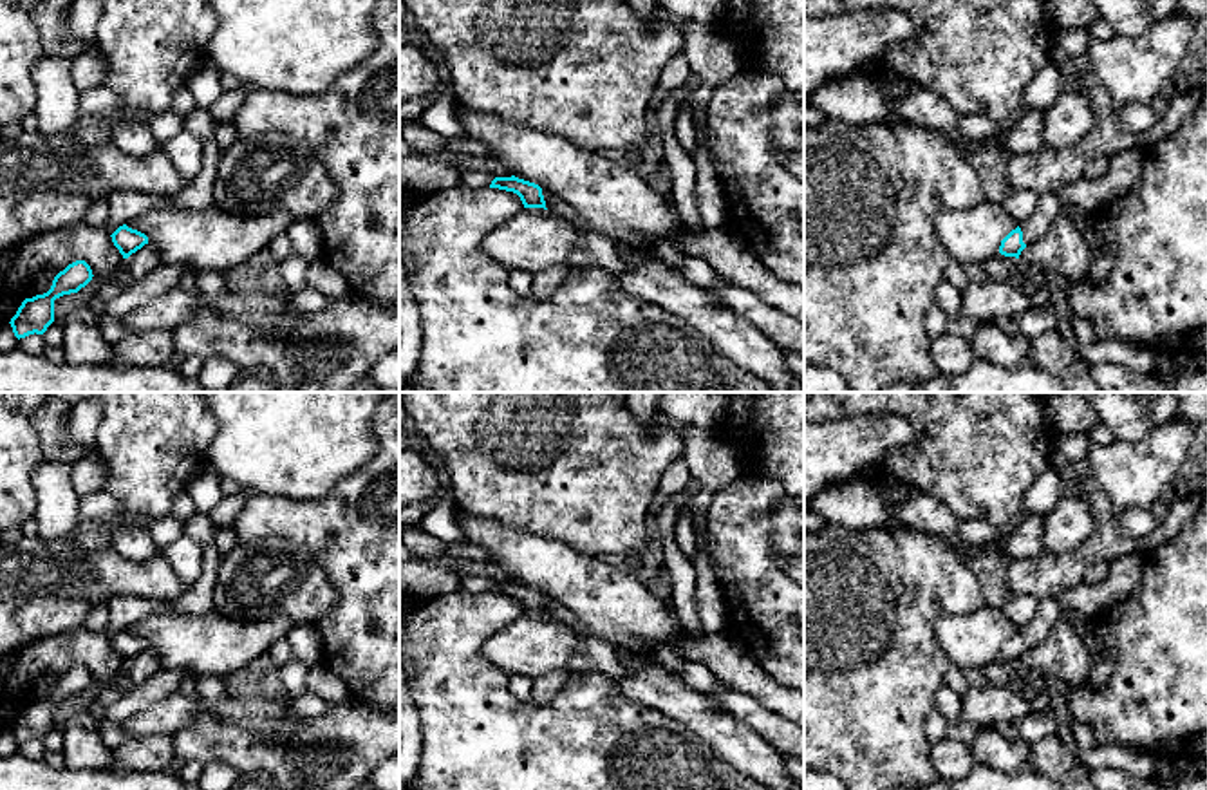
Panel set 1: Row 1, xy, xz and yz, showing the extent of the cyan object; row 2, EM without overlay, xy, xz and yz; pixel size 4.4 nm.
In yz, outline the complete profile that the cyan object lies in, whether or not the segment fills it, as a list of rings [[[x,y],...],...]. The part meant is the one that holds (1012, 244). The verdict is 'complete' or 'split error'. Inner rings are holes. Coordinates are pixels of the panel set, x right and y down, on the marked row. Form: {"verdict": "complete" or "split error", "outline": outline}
{"verdict": "split error", "outline": [[[1039,195],[1032,215],[1001,240],[999,253],[1019,259],[1026,246],[1034,244],[1048,231],[1057,215],[1061,215],[1061,206],[1055,195]]]}

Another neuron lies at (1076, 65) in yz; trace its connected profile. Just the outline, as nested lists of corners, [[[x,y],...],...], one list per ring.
[[[1086,52],[1068,58],[1059,65],[1059,71],[1061,71],[1061,76],[1064,76],[1064,78],[1075,78],[1079,74],[1088,74],[1090,60],[1088,60]]]

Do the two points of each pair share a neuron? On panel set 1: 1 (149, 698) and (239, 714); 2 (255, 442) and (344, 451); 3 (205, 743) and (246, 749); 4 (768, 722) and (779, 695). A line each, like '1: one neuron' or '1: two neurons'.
1: two neurons
2: one neuron
3: one neuron
4: two neurons

